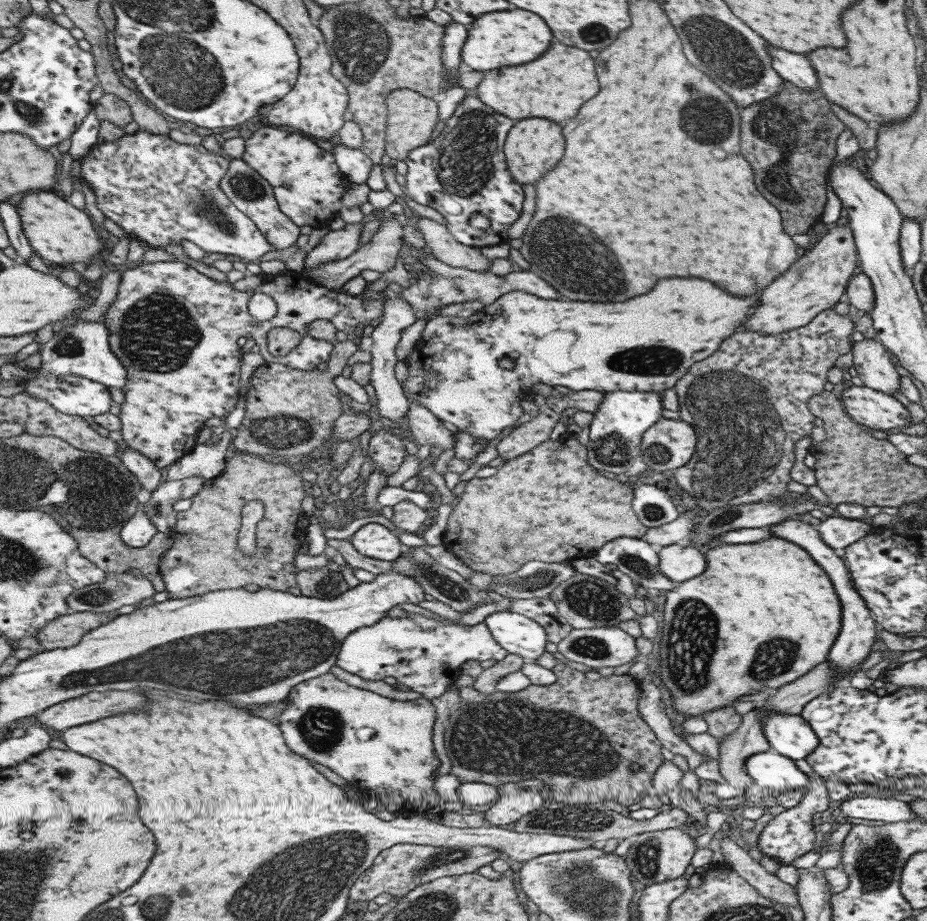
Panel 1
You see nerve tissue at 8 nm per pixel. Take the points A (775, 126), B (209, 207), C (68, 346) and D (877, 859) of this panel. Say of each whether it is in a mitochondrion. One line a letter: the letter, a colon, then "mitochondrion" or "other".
A: mitochondrion
B: mitochondrion
C: mitochondrion
D: mitochondrion

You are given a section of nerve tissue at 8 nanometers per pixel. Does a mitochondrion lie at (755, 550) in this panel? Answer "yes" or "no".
no

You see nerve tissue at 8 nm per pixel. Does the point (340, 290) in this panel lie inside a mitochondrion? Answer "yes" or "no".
no

